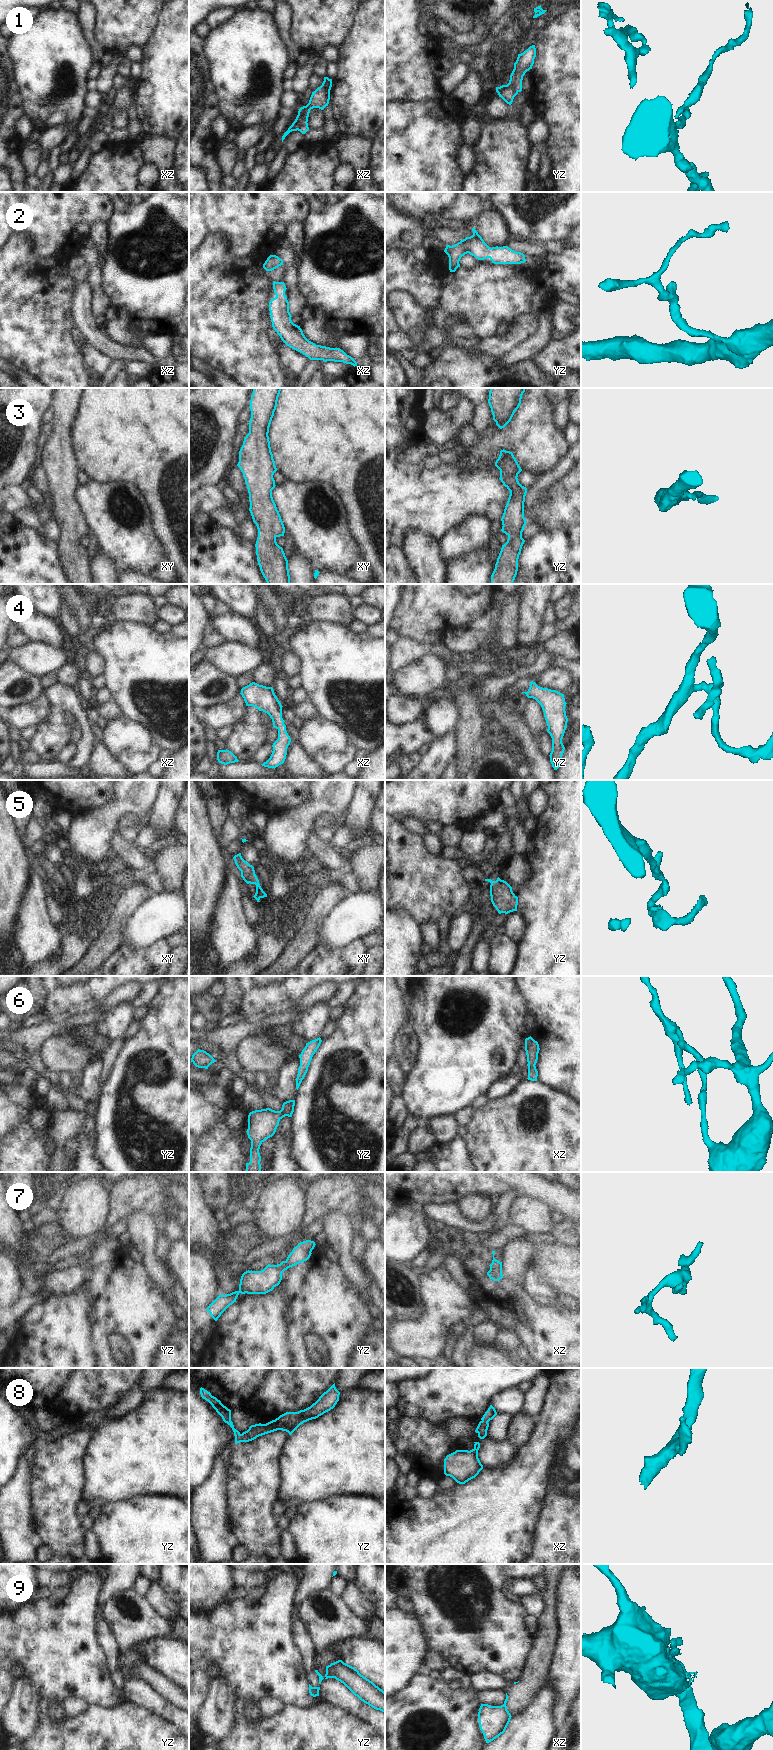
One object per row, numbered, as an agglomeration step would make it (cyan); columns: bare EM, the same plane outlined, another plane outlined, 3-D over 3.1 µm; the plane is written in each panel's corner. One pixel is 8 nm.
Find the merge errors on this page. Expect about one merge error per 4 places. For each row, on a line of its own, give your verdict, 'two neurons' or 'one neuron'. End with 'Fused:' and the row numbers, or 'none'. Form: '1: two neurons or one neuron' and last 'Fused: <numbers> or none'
1: two neurons
2: one neuron
3: one neuron
4: one neuron
5: one neuron
6: one neuron
7: one neuron
8: one neuron
9: two neurons
Fused: 1, 9

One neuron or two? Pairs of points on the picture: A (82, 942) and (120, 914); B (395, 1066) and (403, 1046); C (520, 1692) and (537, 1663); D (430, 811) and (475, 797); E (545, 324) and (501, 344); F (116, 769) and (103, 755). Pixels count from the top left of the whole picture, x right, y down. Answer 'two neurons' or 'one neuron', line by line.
A: two neurons
B: two neurons
C: one neuron
D: one neuron
E: two neurons
F: one neuron

